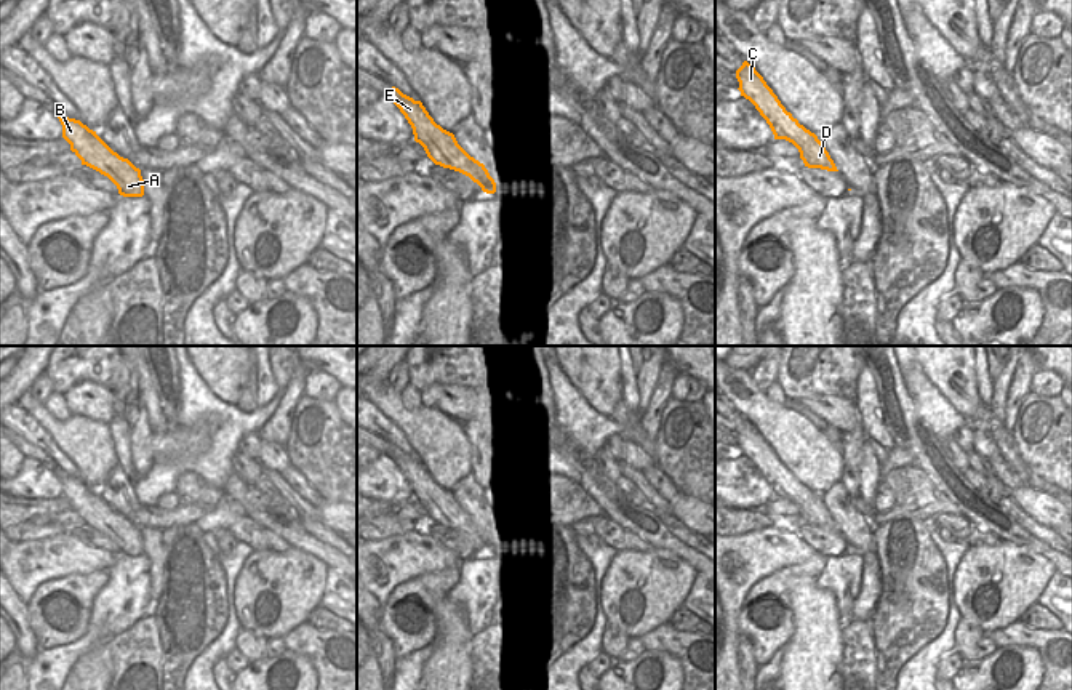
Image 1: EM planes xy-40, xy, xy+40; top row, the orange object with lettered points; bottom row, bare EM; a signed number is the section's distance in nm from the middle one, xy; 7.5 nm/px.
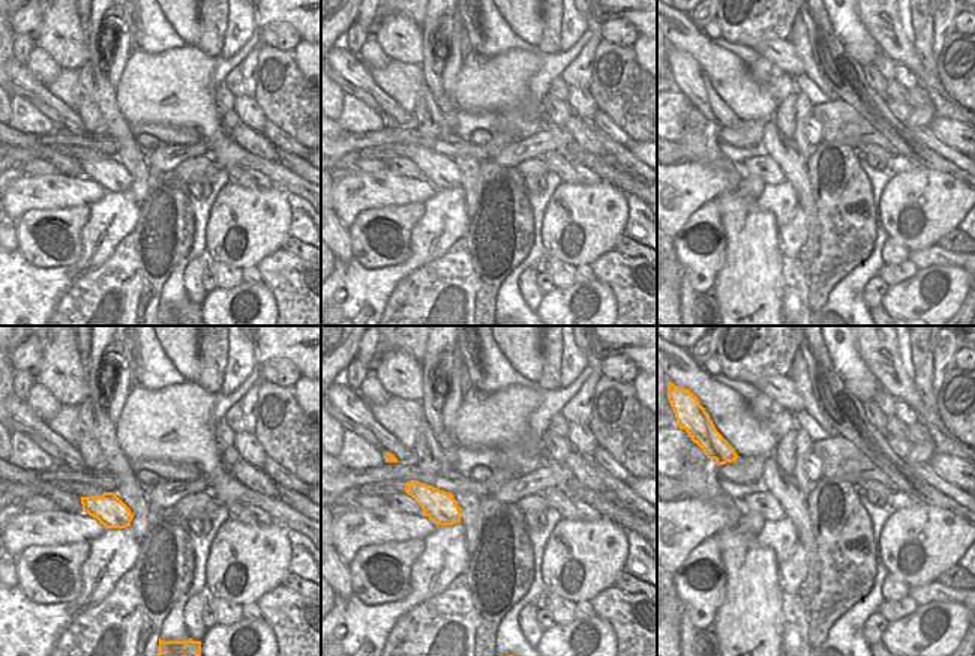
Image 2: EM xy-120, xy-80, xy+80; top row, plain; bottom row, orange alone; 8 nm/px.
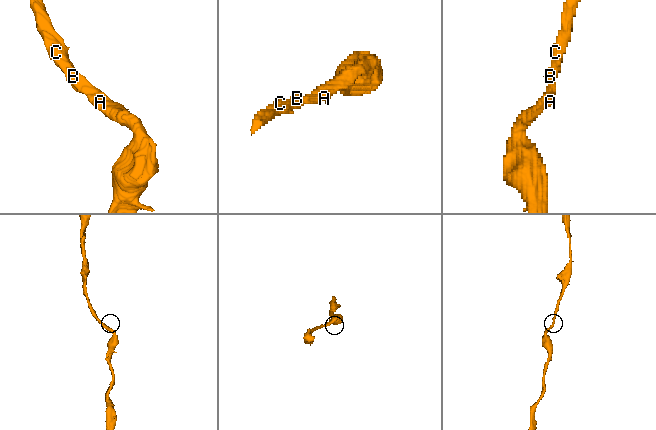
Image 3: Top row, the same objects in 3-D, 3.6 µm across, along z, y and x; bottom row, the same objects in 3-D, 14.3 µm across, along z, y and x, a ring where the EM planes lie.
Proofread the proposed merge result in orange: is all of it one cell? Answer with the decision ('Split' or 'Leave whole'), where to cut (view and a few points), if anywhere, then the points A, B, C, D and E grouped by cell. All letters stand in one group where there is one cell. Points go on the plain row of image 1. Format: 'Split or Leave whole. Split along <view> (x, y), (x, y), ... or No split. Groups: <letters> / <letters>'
Leave whole. No split. Groups: A B C D E.

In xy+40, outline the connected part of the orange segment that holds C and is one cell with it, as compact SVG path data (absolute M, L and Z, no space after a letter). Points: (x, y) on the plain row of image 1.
M744 419L736 429L736 437L739 440L738 448L741 450L741 455L755 464L770 483L774 498L786 498L792 501L798 507L805 525L838 530L818 495L800 483L798 479L786 469L754 424Z

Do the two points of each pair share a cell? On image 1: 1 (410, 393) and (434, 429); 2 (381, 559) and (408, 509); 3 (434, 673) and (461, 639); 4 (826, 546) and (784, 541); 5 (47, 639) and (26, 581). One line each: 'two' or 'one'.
1: two
2: two
3: one
4: two
5: two

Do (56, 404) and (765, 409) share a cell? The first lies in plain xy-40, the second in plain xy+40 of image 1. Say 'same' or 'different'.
different

